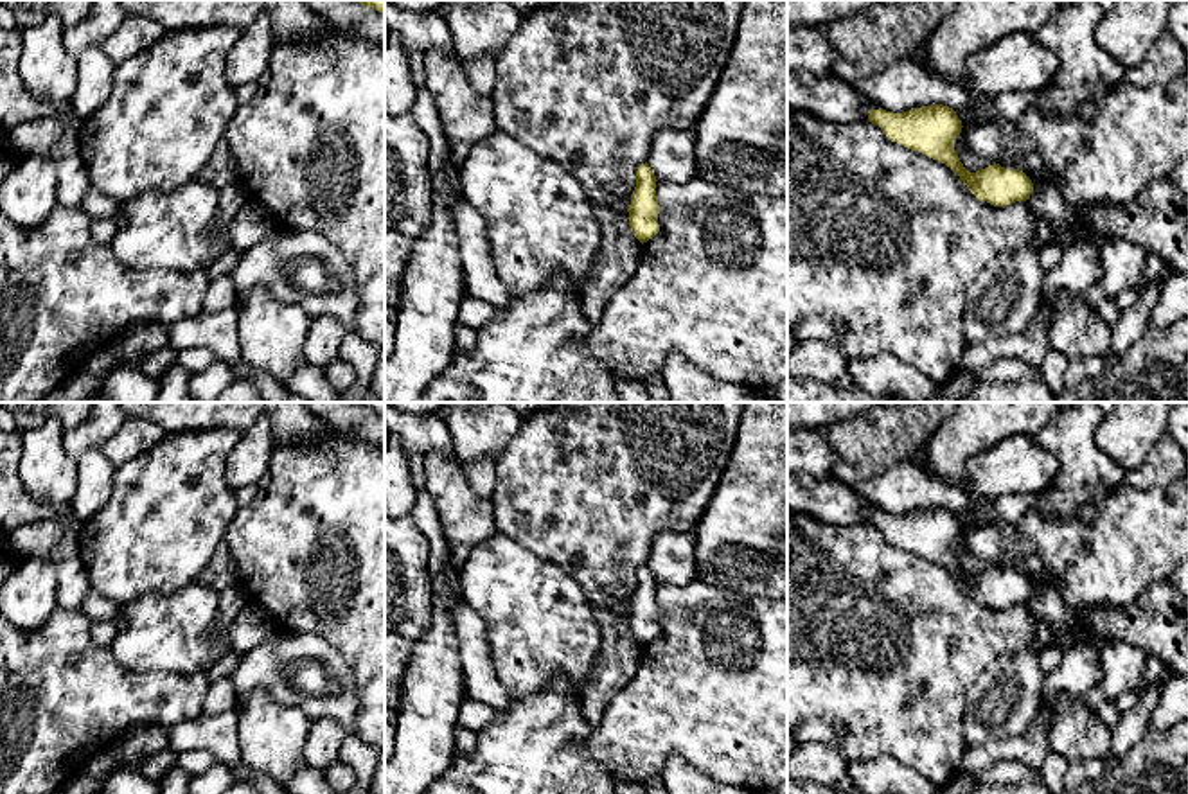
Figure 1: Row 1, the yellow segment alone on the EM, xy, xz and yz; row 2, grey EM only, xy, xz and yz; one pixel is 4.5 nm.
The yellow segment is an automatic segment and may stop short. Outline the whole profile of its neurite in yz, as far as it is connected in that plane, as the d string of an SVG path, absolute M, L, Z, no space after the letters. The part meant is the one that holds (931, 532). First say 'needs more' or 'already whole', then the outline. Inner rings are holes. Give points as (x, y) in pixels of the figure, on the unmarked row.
already whole | M933 507L902 516L879 510L868 514L868 523L879 528L891 544L951 569L980 604L1005 609L1030 602L1033 586L1019 571L1010 573L994 566L971 575L963 569L954 553L954 541L963 528L949 508Z

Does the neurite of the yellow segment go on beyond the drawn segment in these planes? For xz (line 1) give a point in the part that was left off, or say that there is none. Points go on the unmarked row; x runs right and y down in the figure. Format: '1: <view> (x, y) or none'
1: none

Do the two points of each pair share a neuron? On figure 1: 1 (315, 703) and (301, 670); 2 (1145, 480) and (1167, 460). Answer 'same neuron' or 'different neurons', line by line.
1: same neuron
2: same neuron

